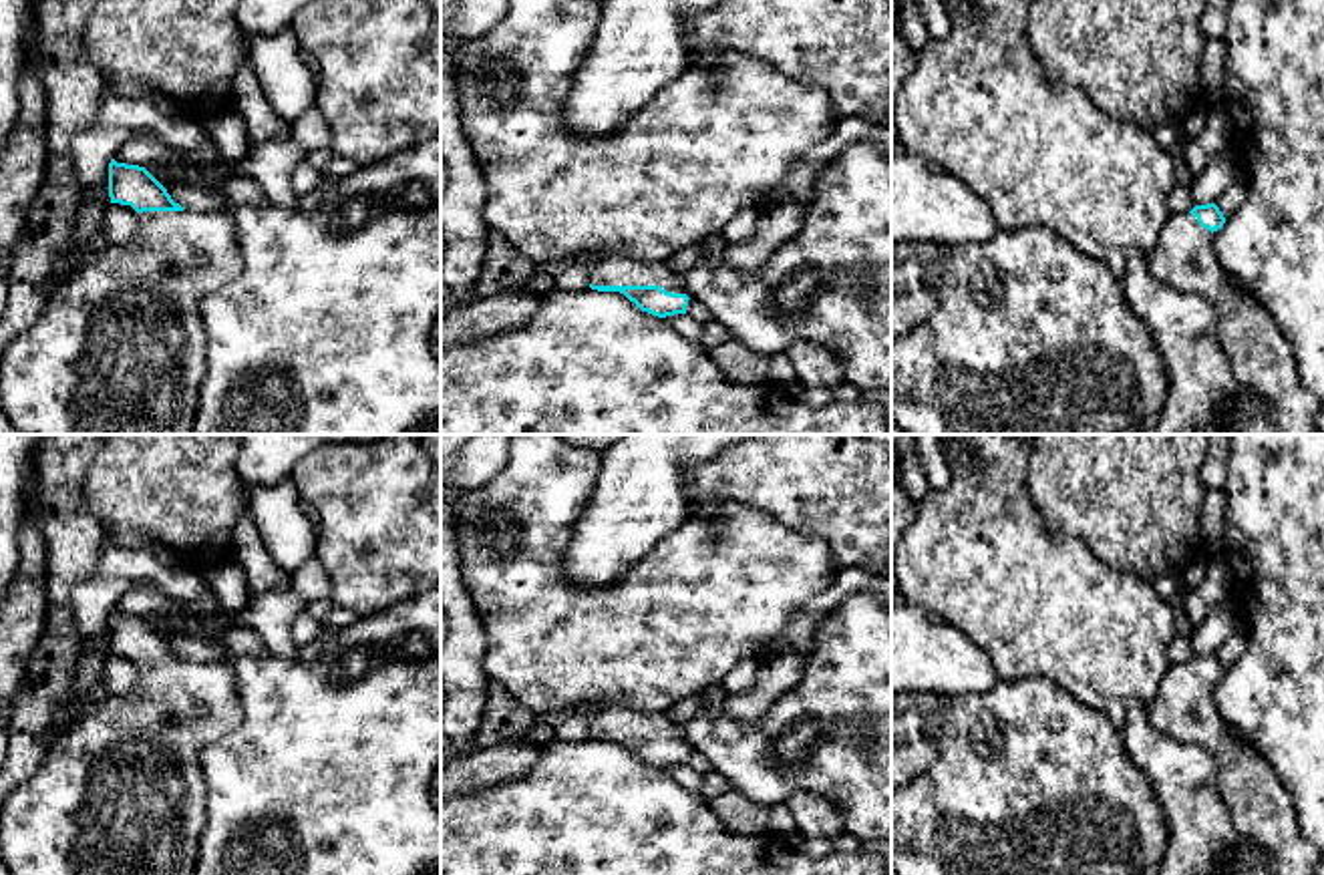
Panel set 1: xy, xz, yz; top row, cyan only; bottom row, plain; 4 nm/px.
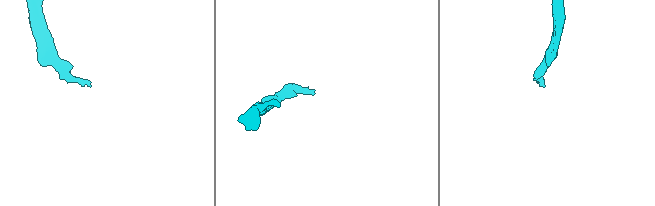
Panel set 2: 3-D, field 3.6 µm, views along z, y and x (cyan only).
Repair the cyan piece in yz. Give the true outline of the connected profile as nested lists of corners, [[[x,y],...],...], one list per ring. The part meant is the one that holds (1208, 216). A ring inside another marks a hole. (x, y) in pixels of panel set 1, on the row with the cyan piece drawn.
[[[1215,203],[1195,205],[1187,213],[1169,215],[1157,245],[1149,251],[1153,278],[1179,292],[1197,294],[1217,308],[1217,342],[1242,388],[1223,412],[1223,434],[1322,434],[1316,416],[1324,408],[1300,380],[1282,332],[1252,294],[1229,284],[1227,272],[1215,257],[1211,239],[1223,223],[1225,217]]]

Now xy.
[[[115,159],[109,197],[137,211],[137,233],[52,282],[38,320],[0,354],[0,402],[20,434],[191,434],[207,370],[199,302],[243,272],[233,215],[189,211],[145,167]]]

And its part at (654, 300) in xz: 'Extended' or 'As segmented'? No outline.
Extended

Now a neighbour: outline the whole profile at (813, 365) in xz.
[[[795,342],[785,354],[795,368],[797,382],[805,388],[835,388],[845,382],[843,368],[835,356],[819,344]]]

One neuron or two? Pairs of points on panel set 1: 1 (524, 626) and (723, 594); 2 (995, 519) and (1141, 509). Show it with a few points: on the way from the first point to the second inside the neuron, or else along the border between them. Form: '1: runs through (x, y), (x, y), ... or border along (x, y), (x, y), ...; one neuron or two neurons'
1: runs through (574, 630), (630, 630), (642, 618), (673, 614); one neuron
2: border along (1029, 469), (1043, 526), (1081, 542); two neurons

